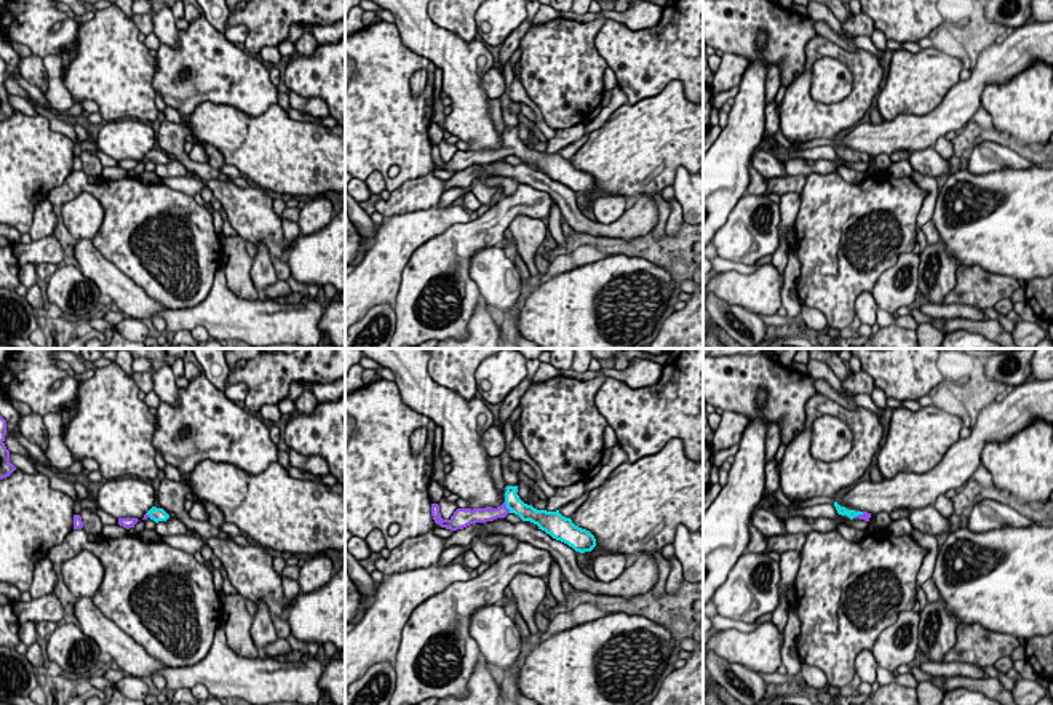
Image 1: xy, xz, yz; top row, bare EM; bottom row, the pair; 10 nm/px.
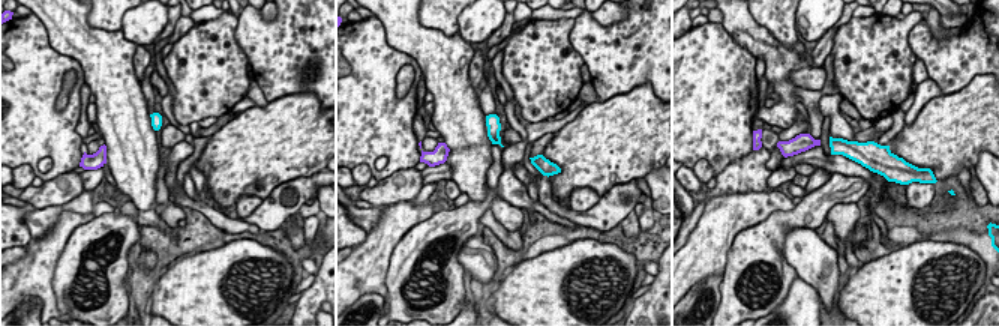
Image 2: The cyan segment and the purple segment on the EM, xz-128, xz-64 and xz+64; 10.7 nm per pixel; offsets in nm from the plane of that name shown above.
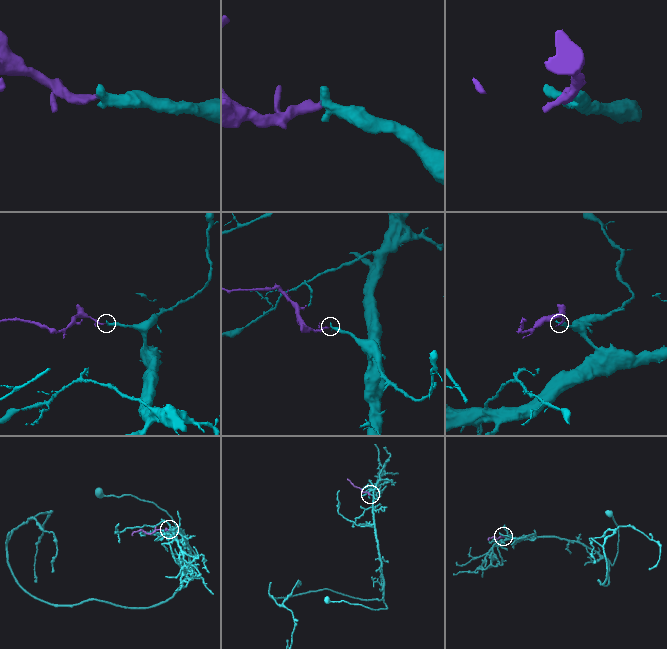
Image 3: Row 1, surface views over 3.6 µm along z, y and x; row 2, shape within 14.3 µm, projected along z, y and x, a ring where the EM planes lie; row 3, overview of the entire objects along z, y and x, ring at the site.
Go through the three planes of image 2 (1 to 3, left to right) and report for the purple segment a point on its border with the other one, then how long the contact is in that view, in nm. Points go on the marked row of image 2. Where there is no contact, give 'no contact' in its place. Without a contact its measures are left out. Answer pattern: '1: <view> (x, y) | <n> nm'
1: no contact
2: no contact
3: no contact

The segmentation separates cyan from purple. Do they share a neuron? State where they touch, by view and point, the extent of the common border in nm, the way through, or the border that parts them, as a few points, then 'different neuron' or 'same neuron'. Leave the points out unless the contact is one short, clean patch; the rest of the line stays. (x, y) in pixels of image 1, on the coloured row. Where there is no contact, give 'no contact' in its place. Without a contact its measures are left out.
contact xz (507, 507); length 130 nm; way xz (526, 512), (518, 507), (507, 507), (500, 512), (488, 513); same neuron

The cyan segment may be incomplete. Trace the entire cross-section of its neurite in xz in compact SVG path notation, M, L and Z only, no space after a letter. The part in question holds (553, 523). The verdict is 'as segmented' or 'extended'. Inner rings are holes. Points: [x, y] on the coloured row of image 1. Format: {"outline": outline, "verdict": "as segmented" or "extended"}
{"outline": "M518 486L505 488L505 502L497 507L486 508L457 508L449 520L443 520L439 513L439 505L431 504L431 516L441 528L457 531L475 523L494 521L497 518L505 518L508 513L518 515L523 521L530 521L538 526L538 529L550 534L553 539L561 540L572 547L575 552L585 553L596 547L594 536L575 526L570 518L566 518L556 512L537 510L532 505L524 504L518 492Z", "verdict": "extended"}

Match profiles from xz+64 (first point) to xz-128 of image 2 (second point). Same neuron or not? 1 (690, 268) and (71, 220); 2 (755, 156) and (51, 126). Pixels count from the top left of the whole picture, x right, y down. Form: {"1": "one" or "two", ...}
{"1": "one", "2": "two"}

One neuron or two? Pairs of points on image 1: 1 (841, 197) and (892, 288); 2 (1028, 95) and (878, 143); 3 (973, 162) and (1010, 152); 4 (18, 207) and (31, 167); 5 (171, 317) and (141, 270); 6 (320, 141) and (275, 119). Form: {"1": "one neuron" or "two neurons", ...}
{"1": "two neurons", "2": "two neurons", "3": "one neuron", "4": "one neuron", "5": "two neurons", "6": "one neuron"}

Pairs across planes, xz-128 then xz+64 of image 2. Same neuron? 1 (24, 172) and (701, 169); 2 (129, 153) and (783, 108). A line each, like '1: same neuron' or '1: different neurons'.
1: same neuron
2: same neuron

